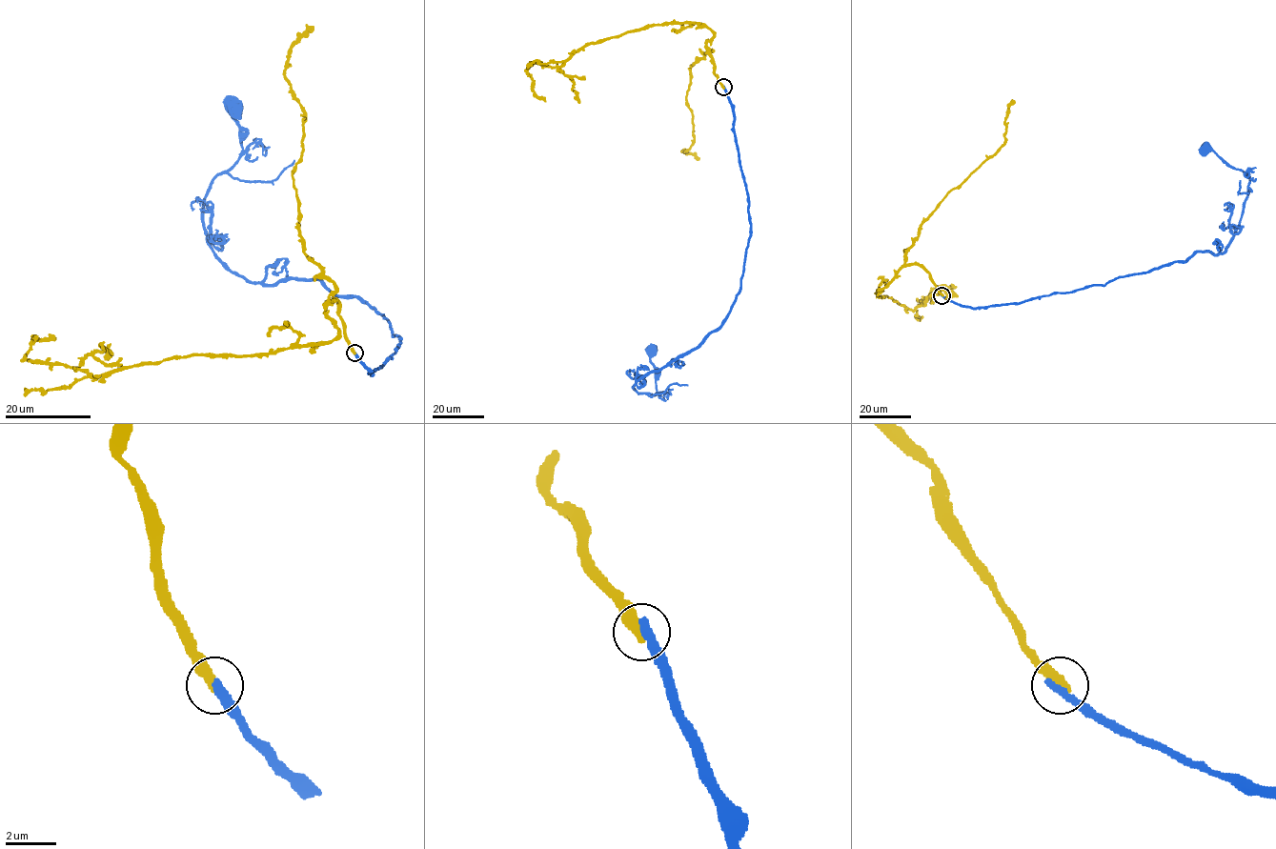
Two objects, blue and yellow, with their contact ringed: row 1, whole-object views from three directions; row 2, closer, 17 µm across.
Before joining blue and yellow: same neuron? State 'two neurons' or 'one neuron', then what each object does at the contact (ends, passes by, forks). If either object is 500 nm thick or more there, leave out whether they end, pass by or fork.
two neurons; blue ends there; yellow ends there

